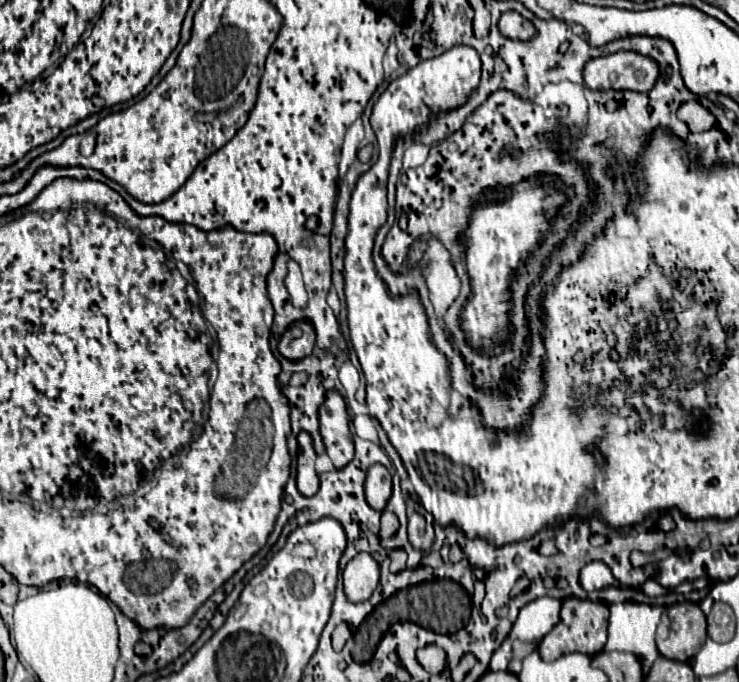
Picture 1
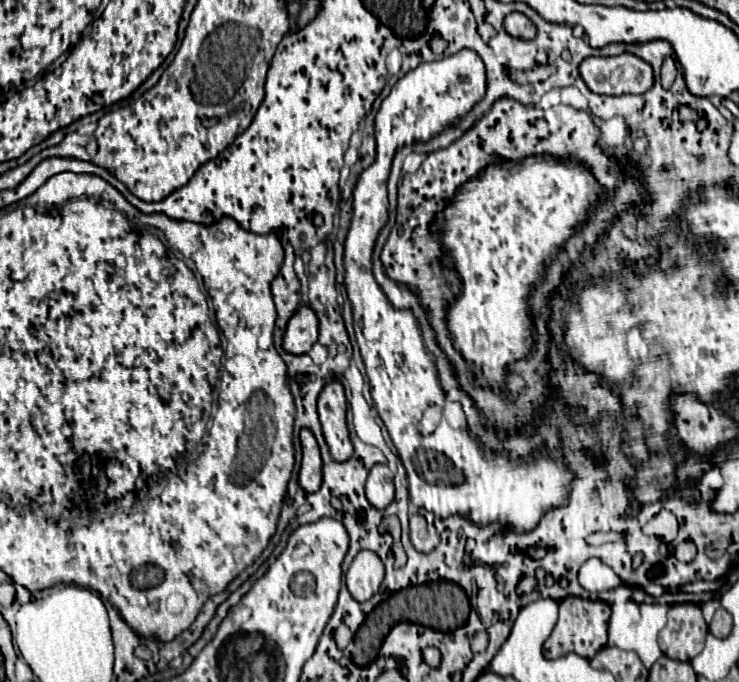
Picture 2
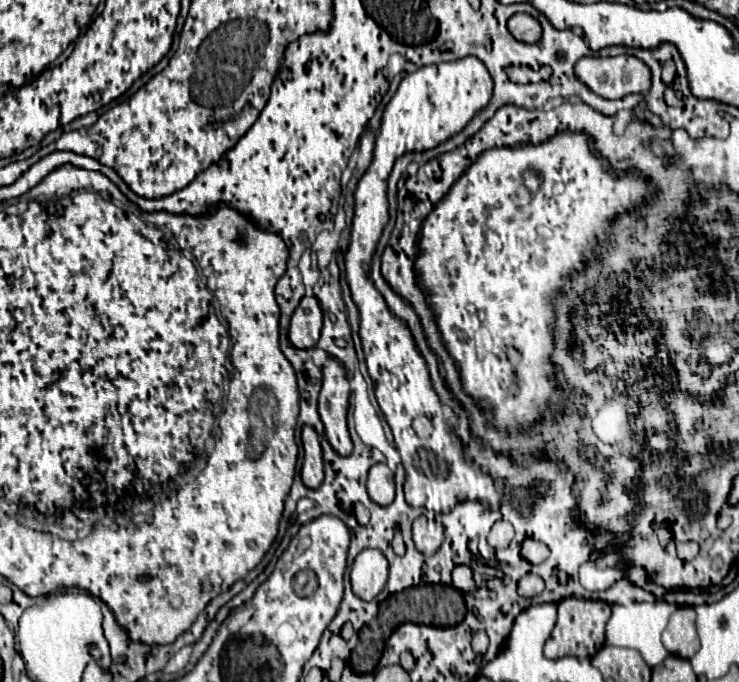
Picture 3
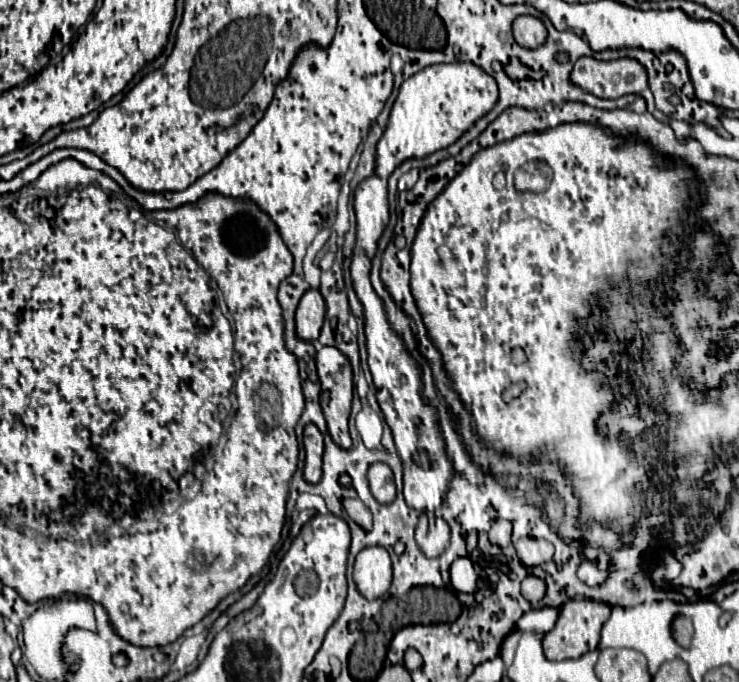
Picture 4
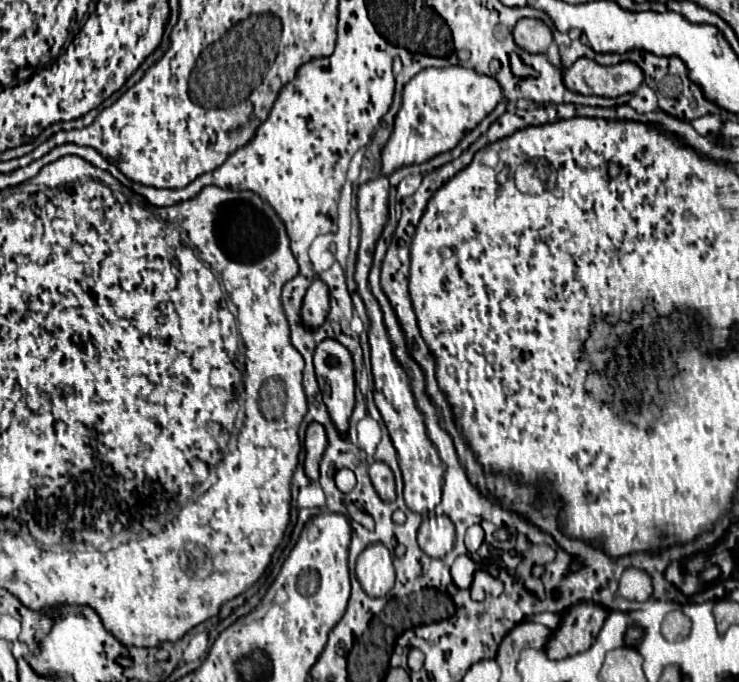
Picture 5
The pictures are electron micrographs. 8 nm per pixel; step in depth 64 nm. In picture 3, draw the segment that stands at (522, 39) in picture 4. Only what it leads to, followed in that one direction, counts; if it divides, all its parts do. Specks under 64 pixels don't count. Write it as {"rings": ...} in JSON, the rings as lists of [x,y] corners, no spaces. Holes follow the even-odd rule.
{"rings":[[[514,14],[510,20],[508,20],[508,30],[512,32],[512,36],[520,42],[526,42],[526,44],[534,44],[536,40],[540,40],[542,36],[542,28],[540,28],[540,22],[528,14]]]}

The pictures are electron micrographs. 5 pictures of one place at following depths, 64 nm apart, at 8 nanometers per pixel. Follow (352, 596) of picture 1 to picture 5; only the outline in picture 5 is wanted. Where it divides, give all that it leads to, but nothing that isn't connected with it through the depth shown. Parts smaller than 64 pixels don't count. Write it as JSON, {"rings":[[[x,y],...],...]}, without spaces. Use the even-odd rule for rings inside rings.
{"rings":[[[372,544],[358,556],[356,578],[362,584],[364,592],[372,598],[386,596],[392,590],[396,576],[392,554],[384,544]]]}

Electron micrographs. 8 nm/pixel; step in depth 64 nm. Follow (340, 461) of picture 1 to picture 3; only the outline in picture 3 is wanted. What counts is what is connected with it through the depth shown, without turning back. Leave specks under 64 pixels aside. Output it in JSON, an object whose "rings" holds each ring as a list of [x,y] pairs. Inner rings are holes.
{"rings":[[[328,356],[322,366],[322,390],[318,398],[318,412],[326,428],[326,436],[332,448],[340,456],[352,452],[352,440],[346,428],[350,398],[350,380],[346,376],[344,364],[334,356]]]}

